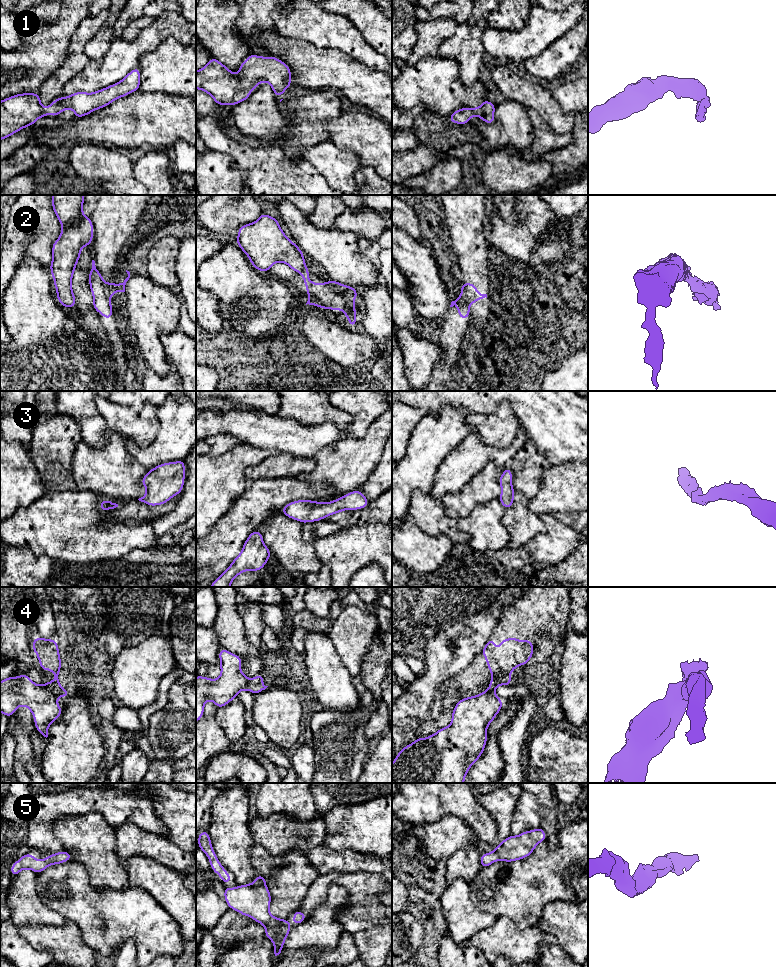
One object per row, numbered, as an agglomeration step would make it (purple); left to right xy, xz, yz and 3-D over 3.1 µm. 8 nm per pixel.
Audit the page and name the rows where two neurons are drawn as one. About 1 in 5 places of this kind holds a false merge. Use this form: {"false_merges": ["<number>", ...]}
{"false_merges": ["2", "4"]}

